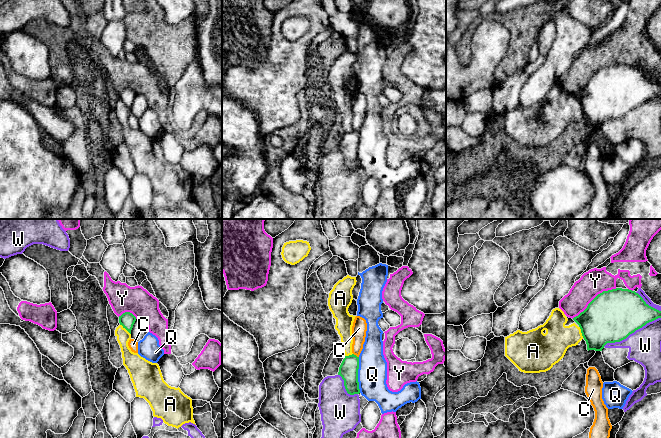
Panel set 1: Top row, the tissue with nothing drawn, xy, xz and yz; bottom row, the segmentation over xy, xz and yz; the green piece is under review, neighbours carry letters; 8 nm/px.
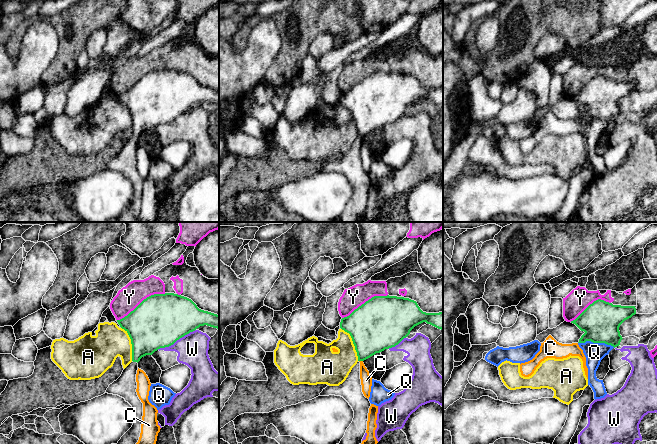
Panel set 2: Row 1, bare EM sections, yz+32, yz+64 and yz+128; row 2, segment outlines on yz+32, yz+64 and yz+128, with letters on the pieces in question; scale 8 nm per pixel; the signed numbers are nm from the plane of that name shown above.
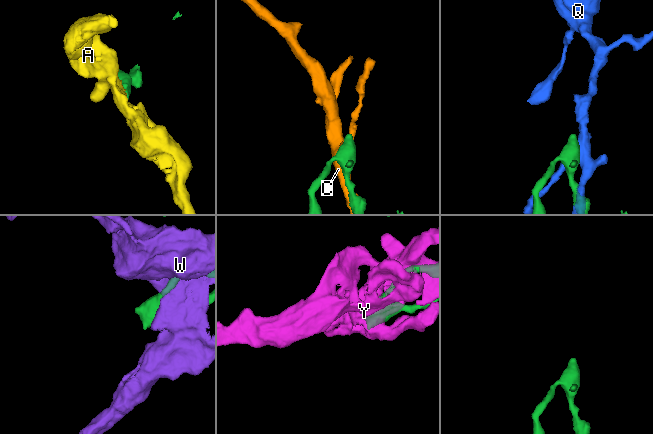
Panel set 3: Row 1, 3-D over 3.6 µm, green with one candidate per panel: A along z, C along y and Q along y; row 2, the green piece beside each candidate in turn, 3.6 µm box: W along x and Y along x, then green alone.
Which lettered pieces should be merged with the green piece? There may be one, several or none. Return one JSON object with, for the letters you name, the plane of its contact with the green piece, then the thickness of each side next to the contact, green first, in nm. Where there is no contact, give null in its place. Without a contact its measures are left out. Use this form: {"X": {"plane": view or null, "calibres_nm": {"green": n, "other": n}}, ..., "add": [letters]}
{"add": []}

